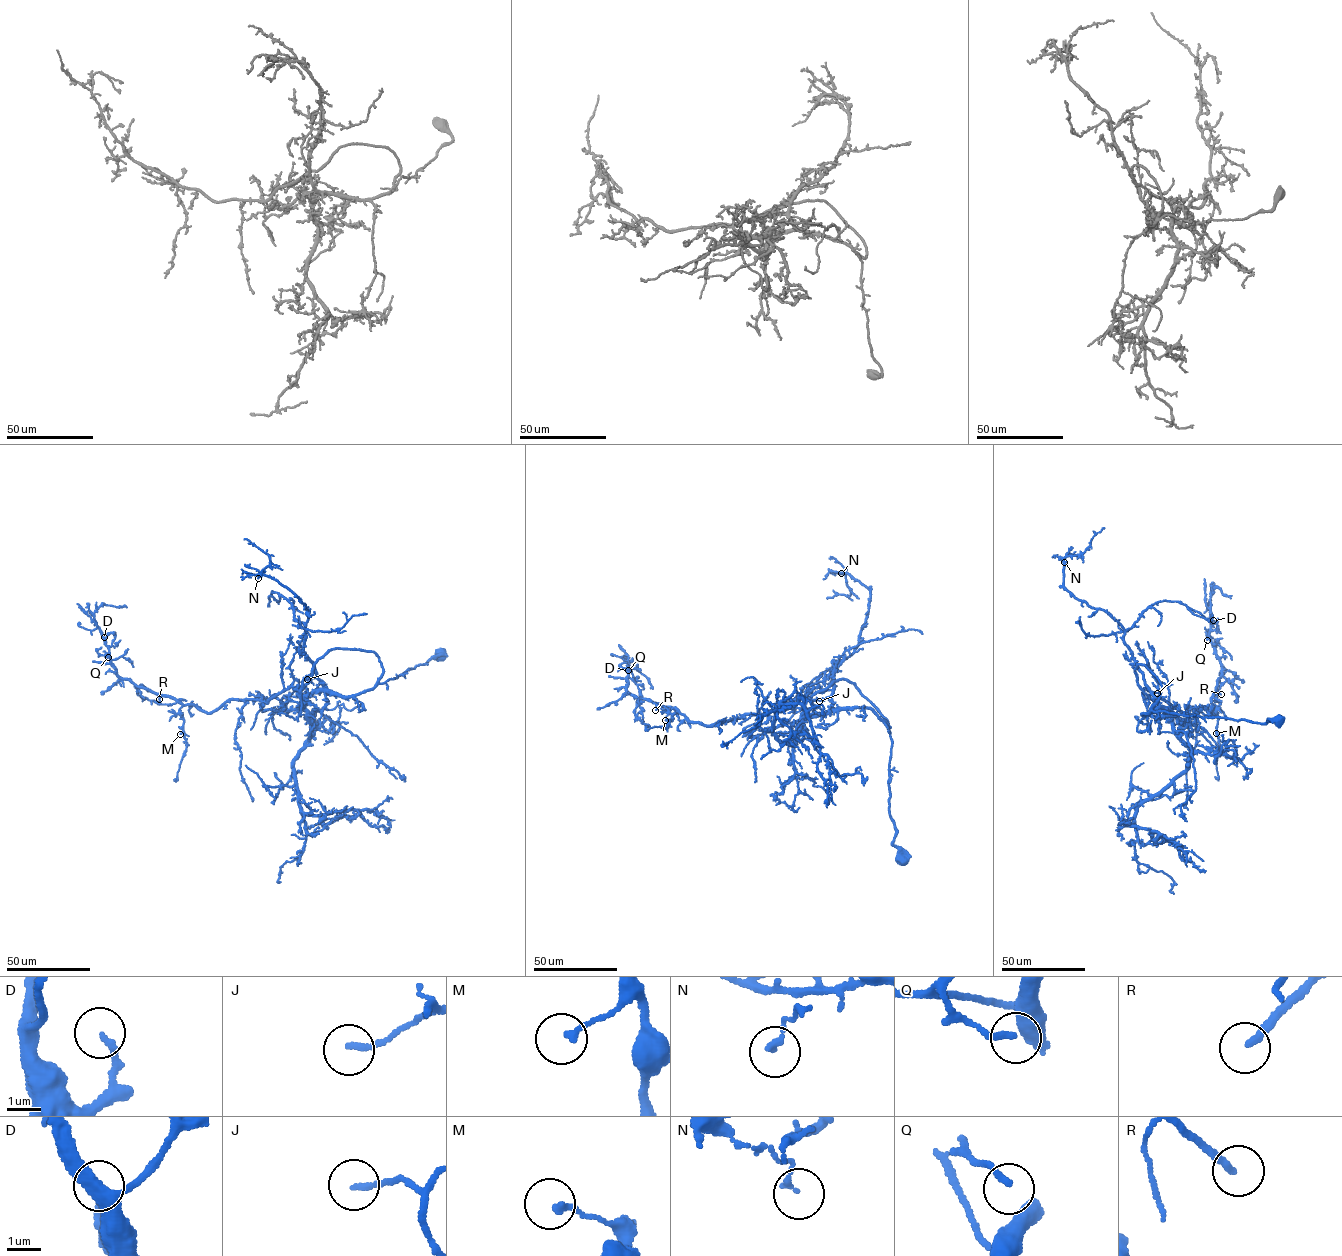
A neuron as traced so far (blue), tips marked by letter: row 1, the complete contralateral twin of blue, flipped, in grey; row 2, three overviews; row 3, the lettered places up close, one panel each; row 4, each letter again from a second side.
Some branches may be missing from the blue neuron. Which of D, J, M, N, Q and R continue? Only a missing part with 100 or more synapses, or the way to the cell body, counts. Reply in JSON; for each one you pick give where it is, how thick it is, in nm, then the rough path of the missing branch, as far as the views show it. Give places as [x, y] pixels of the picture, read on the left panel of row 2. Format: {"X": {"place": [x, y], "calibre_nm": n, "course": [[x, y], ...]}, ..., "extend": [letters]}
{"R": {"place": [159, 699], "calibre_nm": 240, "course": [[159, 699], [174, 693], [179, 686], [188, 692]]}, "extend": ["R"]}

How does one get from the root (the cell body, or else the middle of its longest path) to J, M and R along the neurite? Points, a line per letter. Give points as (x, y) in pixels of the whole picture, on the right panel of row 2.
J: (1279, 723), (1159, 710), (1143, 715), (1146, 716), (1158, 706), (1150, 691), (1157, 693)
M: (1279, 723), (1154, 712), (1161, 684), (1137, 665), (1152, 699), (1212, 717), (1214, 704), (1216, 733)
R: (1279, 723), (1154, 712), (1161, 684), (1135, 669), (1143, 692), (1182, 713), (1204, 706), (1212, 717), (1221, 694)

